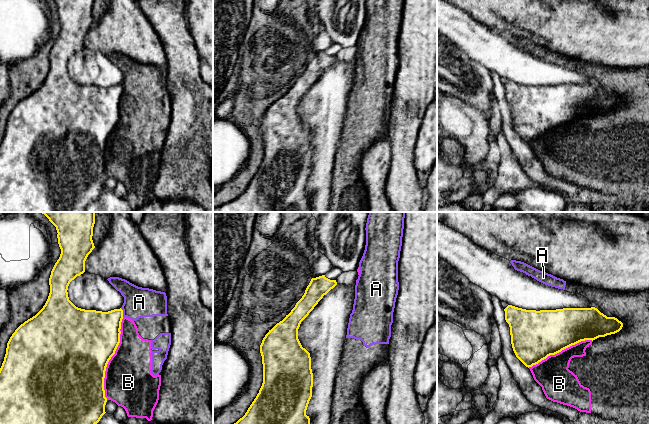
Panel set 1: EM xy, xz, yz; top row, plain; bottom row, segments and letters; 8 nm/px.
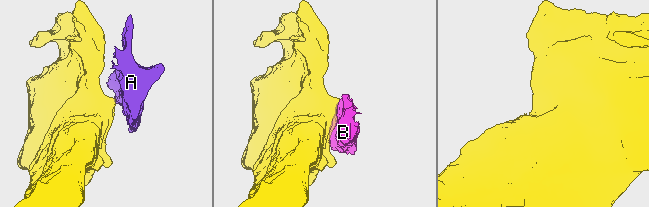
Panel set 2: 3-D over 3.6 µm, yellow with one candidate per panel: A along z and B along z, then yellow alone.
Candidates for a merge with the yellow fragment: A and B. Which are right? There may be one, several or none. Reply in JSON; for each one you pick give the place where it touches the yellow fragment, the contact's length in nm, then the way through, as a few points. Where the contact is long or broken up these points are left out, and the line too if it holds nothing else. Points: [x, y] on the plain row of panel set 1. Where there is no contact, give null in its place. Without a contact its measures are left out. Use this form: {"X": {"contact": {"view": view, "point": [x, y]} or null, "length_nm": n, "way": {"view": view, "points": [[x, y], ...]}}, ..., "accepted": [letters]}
{"accepted": []}

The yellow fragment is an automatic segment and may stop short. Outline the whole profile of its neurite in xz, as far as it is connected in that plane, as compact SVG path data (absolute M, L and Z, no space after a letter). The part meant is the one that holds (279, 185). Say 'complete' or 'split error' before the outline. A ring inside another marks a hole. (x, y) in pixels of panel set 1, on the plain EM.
complete; M325 51L312 54L304 71L260 121L263 159L245 191L213 212L312 212L306 191L312 173L310 129L298 115L301 98L337 61Z

